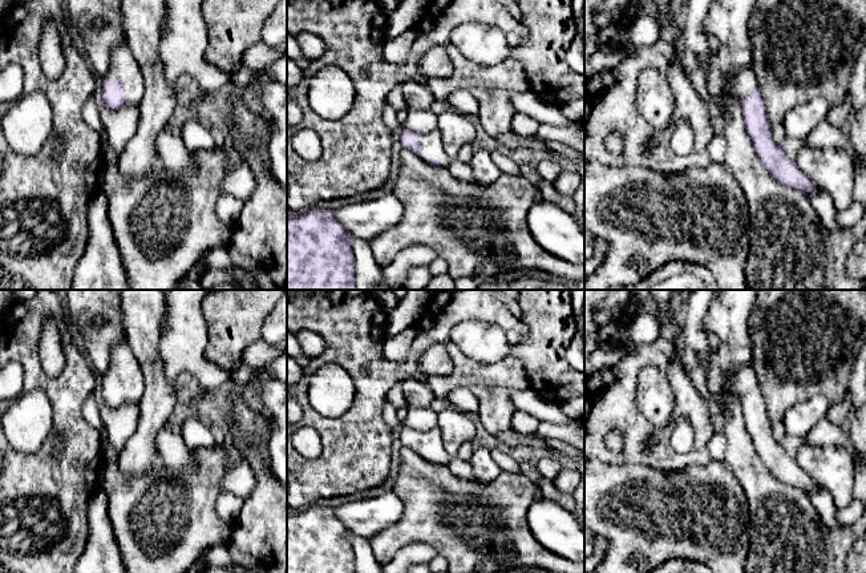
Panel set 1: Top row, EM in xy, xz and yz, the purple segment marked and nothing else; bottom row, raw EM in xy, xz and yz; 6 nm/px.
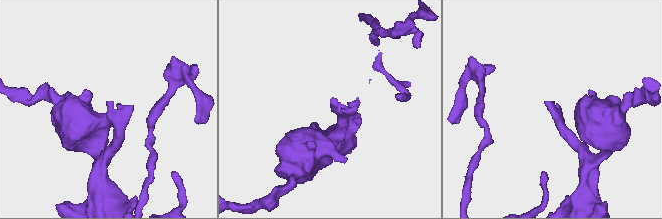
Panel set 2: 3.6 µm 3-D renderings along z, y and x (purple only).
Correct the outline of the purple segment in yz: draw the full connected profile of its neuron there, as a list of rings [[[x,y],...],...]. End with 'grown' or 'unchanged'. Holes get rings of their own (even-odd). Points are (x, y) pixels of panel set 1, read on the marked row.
[[[742,68],[727,84],[728,90],[740,101],[744,128],[760,161],[780,183],[806,197],[814,183],[800,170],[772,137],[772,125],[758,88],[753,68]]]; grown

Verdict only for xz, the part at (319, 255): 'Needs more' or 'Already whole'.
Already whole

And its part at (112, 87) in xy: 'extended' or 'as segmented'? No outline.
extended

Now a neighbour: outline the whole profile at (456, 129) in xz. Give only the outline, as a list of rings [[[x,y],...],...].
[[[445,112],[437,116],[437,128],[442,148],[452,160],[448,166],[449,173],[457,179],[477,183],[469,162],[458,160],[460,149],[474,140],[476,126],[465,114]]]

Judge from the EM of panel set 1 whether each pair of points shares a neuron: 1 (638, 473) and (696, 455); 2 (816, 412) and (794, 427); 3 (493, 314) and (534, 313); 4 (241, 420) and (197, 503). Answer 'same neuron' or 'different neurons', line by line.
1: different neurons
2: same neuron
3: different neurons
4: different neurons

